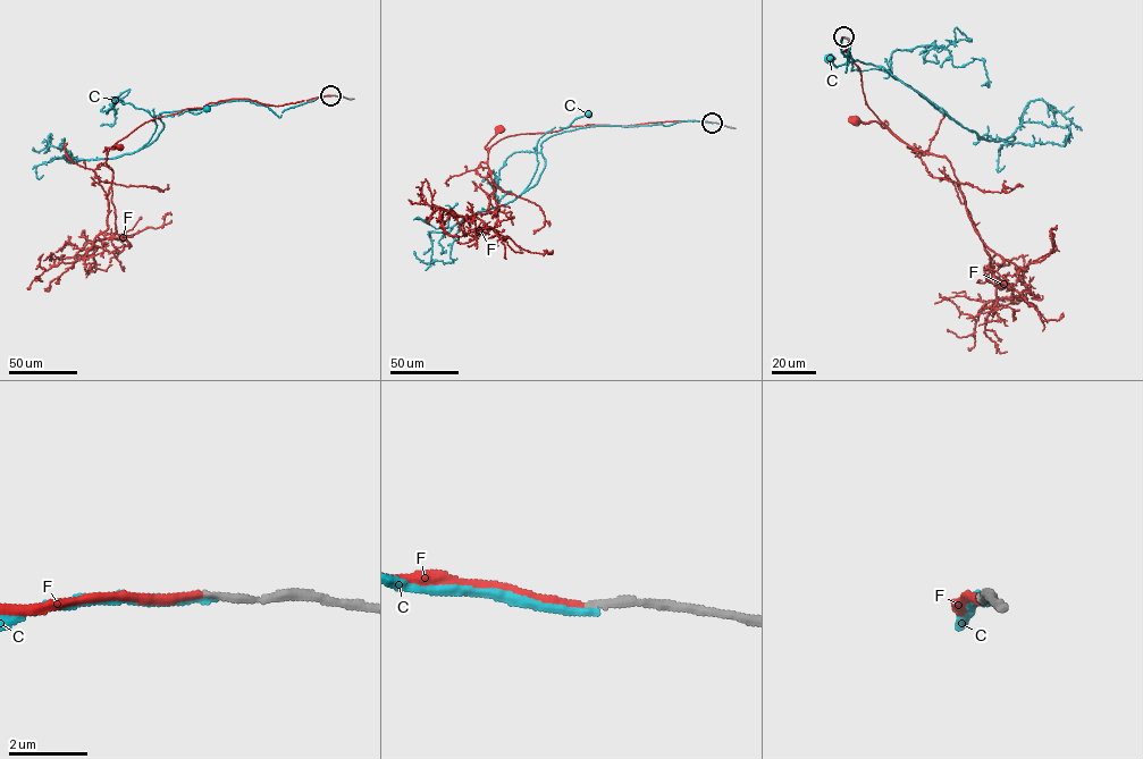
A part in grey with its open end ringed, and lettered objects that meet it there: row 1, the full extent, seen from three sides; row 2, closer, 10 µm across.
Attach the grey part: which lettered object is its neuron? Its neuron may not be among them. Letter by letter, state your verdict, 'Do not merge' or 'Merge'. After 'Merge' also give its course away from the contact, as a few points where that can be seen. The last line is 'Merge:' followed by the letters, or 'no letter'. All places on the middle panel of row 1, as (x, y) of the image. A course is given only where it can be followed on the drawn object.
C: Do not merge
F: Merge. Its course: (712, 123), (678, 120), (570, 126), (557, 132), (510, 135), (499, 140), (488, 152), (485, 146), (501, 129)
Merge: F

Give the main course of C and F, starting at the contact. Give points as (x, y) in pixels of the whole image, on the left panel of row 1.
C: (332, 95), (285, 109), (279, 117), (268, 107), (244, 100), (185, 111), (199, 112), (207, 109)
F: (330, 95), (279, 106), (243, 99), (209, 102), (145, 121), (108, 154), (106, 148), (103, 151), (119, 148)

